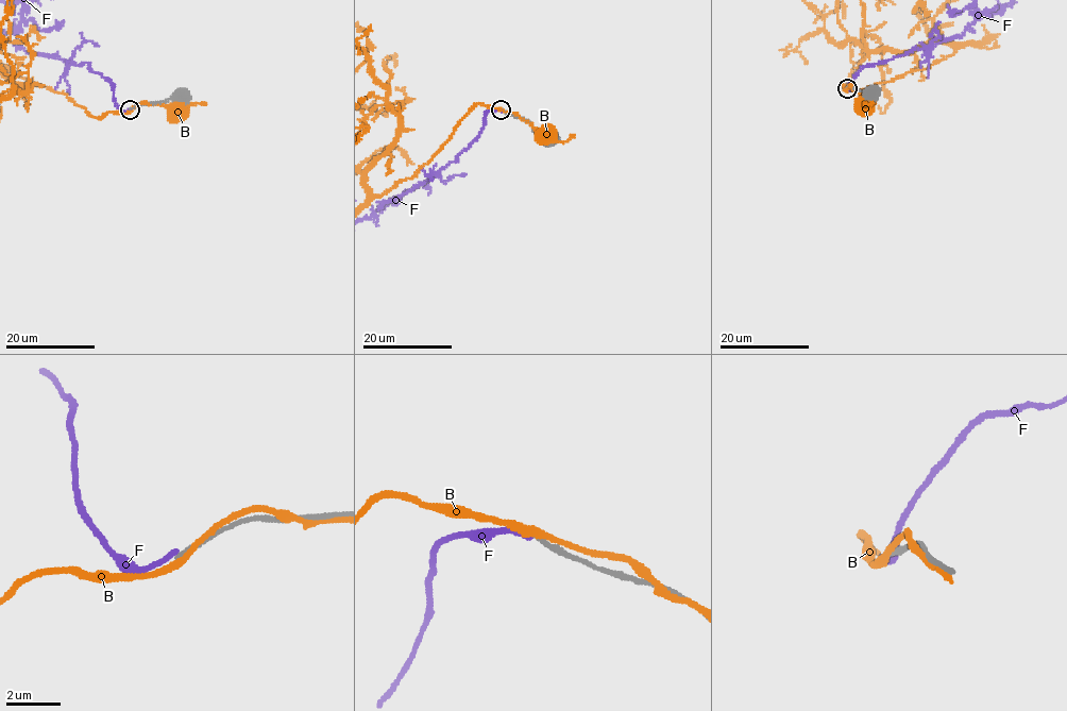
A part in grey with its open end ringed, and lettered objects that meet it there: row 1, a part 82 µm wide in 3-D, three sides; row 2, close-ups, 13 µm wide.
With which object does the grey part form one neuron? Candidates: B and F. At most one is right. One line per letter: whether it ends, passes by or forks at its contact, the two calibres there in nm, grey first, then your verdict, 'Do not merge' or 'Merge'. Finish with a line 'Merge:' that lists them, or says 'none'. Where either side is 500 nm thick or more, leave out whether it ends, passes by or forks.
B: It passes by. Thickness 200 nm (grey) against 240 nm. Do not merge
F: It ends there. Thickness 160 nm (grey) against 200 nm. Do not merge
Merge: none

